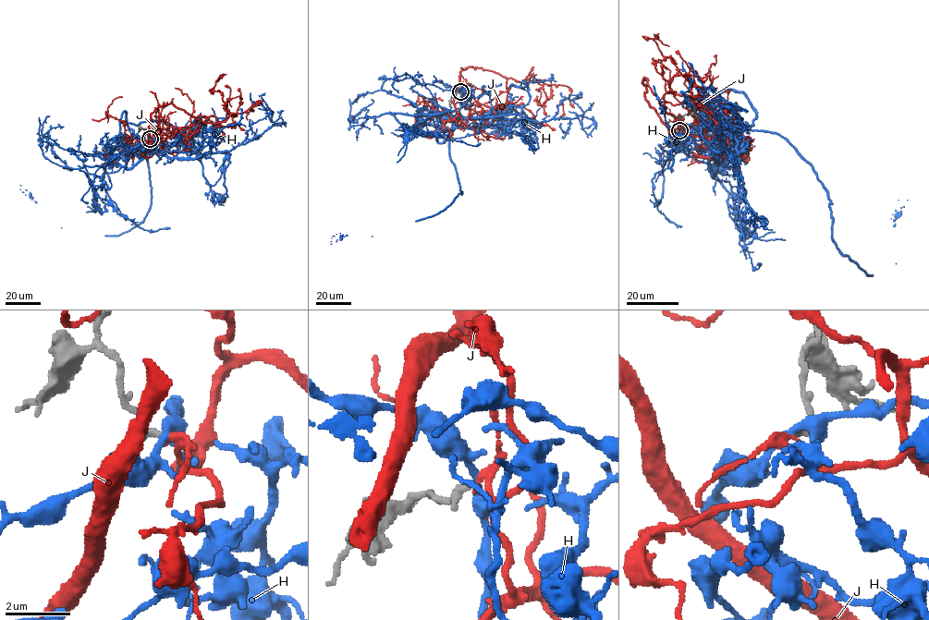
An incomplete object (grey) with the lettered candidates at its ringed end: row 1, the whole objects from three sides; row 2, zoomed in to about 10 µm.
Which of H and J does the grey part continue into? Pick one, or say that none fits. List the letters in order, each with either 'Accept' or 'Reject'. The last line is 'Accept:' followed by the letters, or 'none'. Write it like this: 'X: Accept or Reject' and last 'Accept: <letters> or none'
H: Reject
J: Accept
Accept: J

